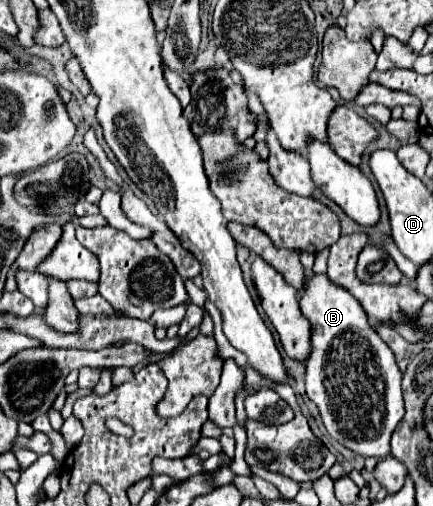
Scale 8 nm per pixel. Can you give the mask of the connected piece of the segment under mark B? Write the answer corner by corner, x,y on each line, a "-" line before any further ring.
308,275
306,287
302,291
300,309
312,325
312,353
306,361
306,395
316,403
324,427
340,445
362,455
384,459
390,455
390,437
404,417
402,399
402,373
394,361
390,347
380,339
380,335
370,327
366,313
360,303
346,289
334,287
326,275

